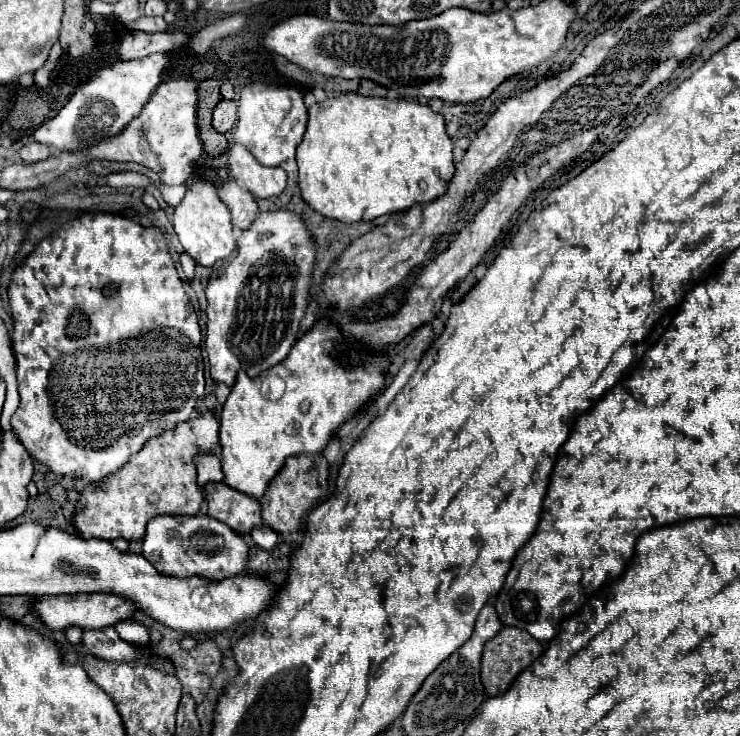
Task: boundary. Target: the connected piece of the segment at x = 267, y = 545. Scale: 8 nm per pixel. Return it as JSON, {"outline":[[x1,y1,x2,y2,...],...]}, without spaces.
{"outline":[[260,527,260,529,254,529,254,531,252,531,252,539,254,539,254,543,256,543,258,547,262,547,264,551,272,551,274,545,276,545,278,535,276,535,272,529,268,529,268,527]]}

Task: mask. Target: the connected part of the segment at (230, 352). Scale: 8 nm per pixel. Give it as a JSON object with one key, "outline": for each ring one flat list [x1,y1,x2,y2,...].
{"outline":[[262,211,250,229,242,231,238,255,224,267,222,277,210,277,206,285,206,351,214,381,232,385,238,369,258,375,288,355,310,301,314,263,316,241,300,213]]}

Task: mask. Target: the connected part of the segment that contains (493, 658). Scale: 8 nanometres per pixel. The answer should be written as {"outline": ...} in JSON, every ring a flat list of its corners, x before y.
{"outline":[[502,627,500,633,496,637,492,637,482,651,482,685,486,689,486,693,490,697,494,695,502,695,512,681,518,677,520,671,524,671,532,661,536,661,536,657,540,657,540,653,544,651,544,645,538,643,528,631,518,629,518,627]]}

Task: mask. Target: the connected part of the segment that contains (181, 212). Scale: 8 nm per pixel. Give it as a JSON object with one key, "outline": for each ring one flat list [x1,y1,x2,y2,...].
{"outline":[[198,181,186,189,182,203,174,209,174,231,184,251,202,267,212,267,216,261,230,257,236,249,228,207,220,201,210,183]]}

